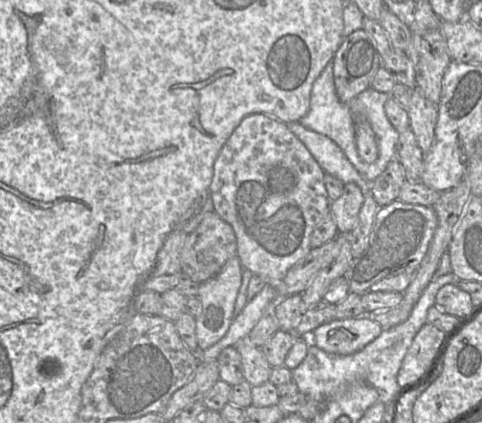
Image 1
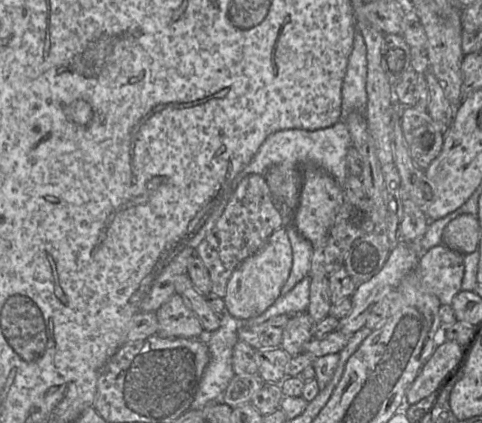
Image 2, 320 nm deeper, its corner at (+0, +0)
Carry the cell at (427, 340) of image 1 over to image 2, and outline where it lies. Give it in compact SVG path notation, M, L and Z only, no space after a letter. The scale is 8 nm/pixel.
M446 340L434 351L406 394L407 405L412 405L443 387L443 383L459 364L463 348Z

